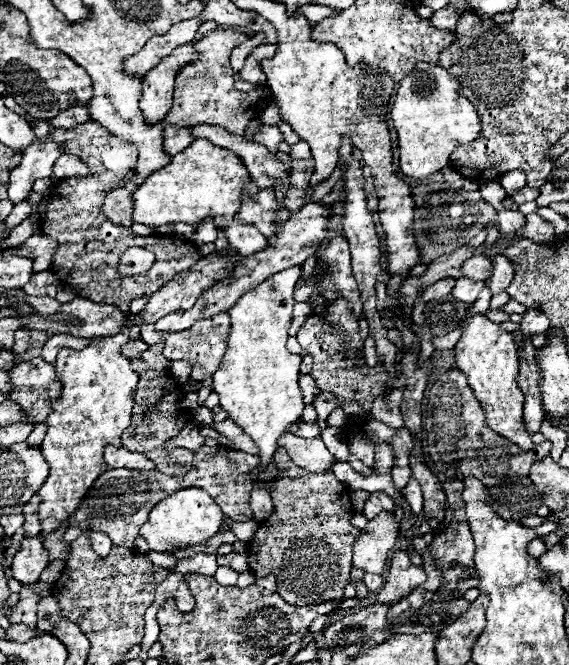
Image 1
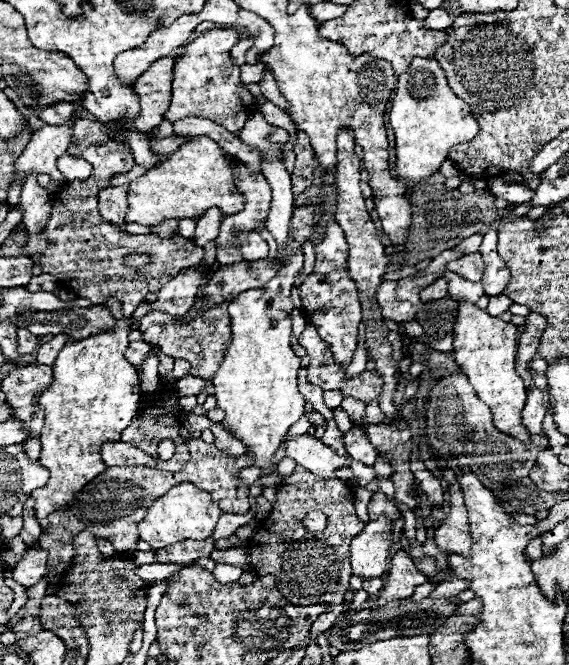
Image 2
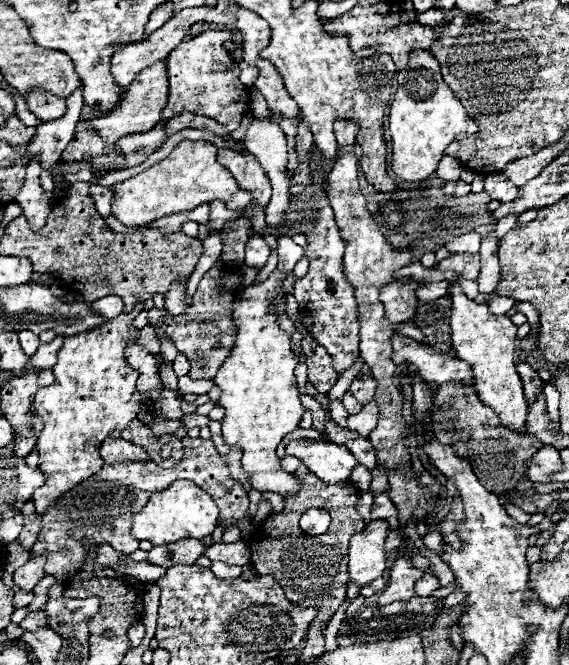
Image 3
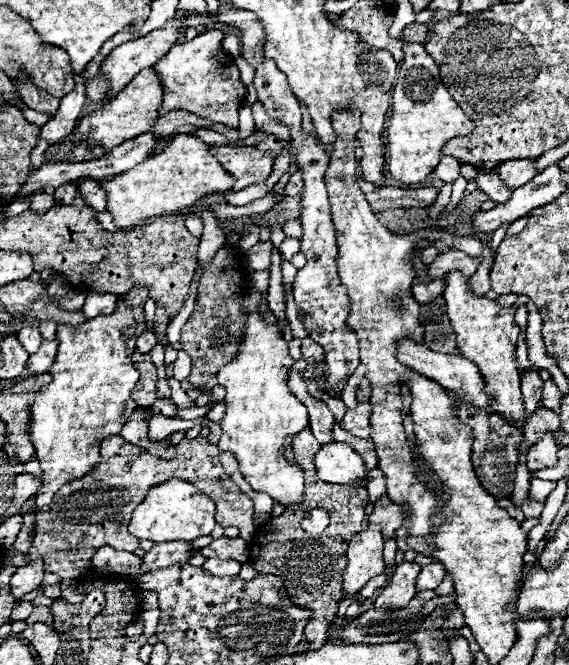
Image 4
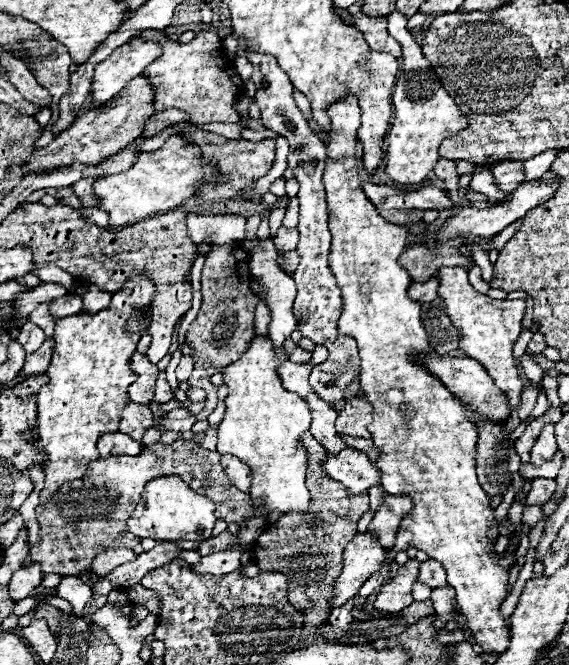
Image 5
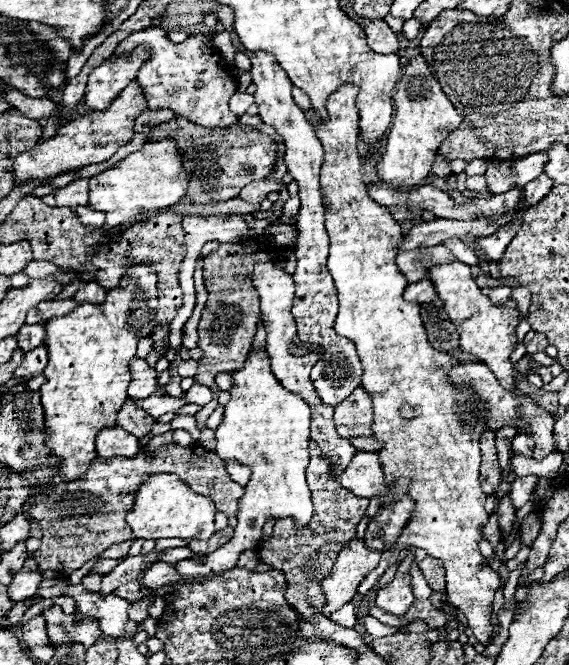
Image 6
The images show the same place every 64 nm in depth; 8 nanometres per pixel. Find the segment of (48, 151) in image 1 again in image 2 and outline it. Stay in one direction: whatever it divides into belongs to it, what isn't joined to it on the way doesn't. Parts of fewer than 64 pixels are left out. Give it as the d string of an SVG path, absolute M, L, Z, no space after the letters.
M46 124L40 132L34 132L28 146L20 154L14 166L12 186L8 190L8 204L18 206L20 192L30 174L50 174L50 190L56 192L64 186L64 176L56 168L56 160L68 150L72 136L72 124L50 126Z

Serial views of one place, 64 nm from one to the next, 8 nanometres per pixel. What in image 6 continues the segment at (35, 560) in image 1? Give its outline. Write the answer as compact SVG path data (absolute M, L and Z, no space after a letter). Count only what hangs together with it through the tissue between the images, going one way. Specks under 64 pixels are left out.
M20 570L20 574L14 574L14 578L8 586L10 600L20 602L20 600L34 596L40 582L42 582L42 576L40 576L38 570Z

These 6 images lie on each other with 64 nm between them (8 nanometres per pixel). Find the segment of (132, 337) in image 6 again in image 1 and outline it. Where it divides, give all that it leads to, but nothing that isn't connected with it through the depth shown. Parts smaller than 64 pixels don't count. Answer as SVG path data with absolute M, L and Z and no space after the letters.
M122 328L116 336L100 336L90 342L90 346L82 350L64 348L60 350L56 358L56 374L62 380L62 396L52 402L52 412L48 414L48 432L42 440L42 454L46 462L50 464L50 474L44 482L44 486L38 490L42 496L42 504L38 506L40 522L42 522L42 536L52 534L52 530L58 530L62 522L66 522L80 506L86 492L92 488L92 482L108 470L106 462L102 460L104 446L122 446L120 436L124 428L130 426L132 420L132 406L134 406L134 394L138 386L138 374L130 368L128 358L120 354L120 346L126 344L130 328Z

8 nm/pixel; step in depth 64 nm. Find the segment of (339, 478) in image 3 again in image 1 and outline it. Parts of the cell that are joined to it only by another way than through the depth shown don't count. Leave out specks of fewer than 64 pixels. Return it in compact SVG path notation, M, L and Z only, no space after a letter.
M284 432L278 448L286 448L290 458L308 472L326 472L334 466L332 454L320 438L298 438L290 432Z

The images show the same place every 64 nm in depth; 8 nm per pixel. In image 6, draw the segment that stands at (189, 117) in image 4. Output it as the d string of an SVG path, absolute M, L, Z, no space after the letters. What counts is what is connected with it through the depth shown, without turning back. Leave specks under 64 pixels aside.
M160 108L160 110L146 110L144 114L140 114L136 118L136 132L142 132L142 134L150 134L152 128L164 124L164 122L170 122L172 118L176 118L178 114L174 110L168 110L168 108Z

